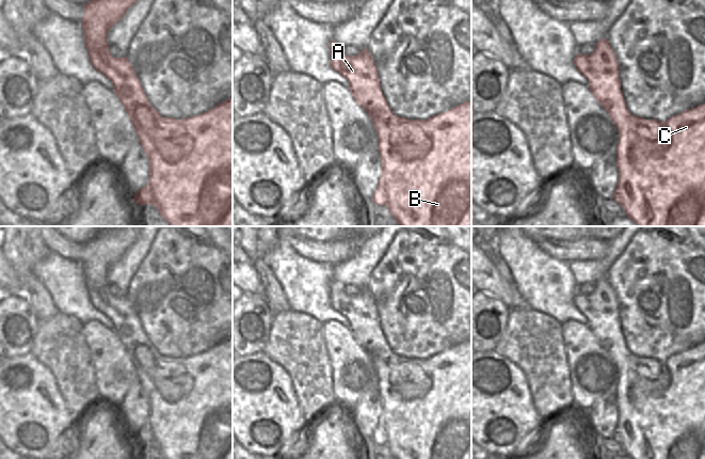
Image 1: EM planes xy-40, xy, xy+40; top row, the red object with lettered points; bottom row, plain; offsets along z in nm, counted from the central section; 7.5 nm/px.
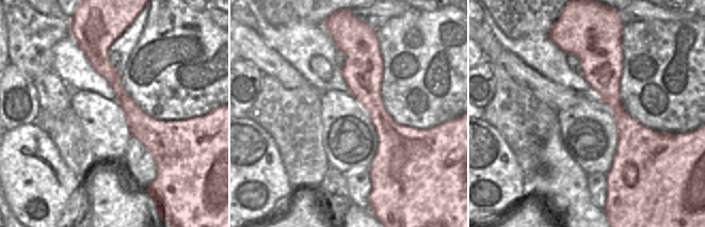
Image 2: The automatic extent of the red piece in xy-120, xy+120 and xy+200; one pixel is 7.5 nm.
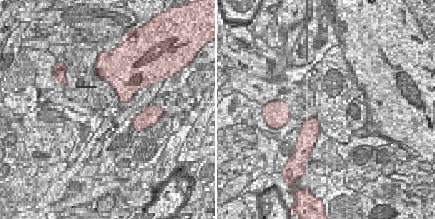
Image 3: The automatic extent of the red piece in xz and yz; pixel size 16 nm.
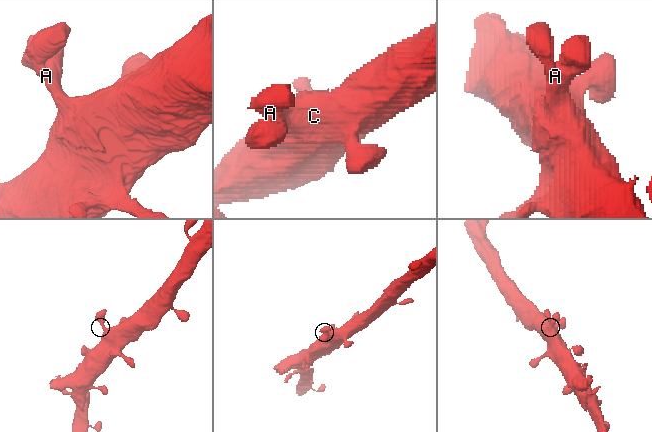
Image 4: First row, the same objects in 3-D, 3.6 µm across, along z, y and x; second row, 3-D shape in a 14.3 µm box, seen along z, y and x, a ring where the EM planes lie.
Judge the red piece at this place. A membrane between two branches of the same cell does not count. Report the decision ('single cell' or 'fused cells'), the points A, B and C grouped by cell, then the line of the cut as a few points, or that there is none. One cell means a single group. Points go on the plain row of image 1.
single cell; groups A B C; cut none

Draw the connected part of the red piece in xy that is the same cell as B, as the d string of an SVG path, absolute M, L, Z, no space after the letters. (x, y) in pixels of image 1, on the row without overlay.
M332 280L331 306L350 321L350 330L356 342L367 351L378 373L378 390L382 400L382 415L371 438L376 444L385 444L395 459L471 459L471 339L458 344L428 359L408 359L396 354L389 347L380 326L375 302L367 288L360 288L357 295L349 296L343 291L345 284Z

